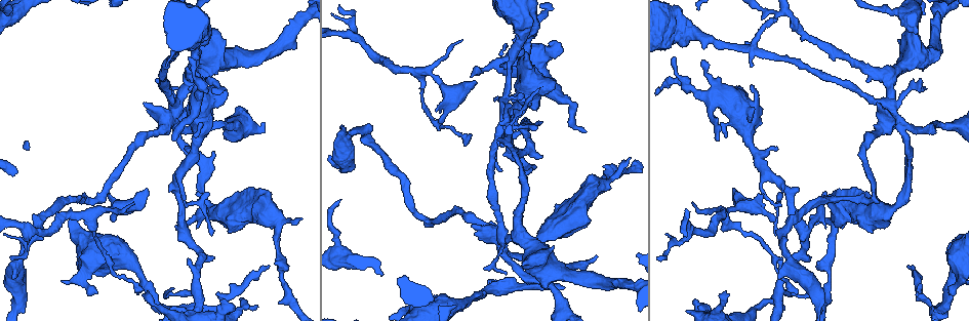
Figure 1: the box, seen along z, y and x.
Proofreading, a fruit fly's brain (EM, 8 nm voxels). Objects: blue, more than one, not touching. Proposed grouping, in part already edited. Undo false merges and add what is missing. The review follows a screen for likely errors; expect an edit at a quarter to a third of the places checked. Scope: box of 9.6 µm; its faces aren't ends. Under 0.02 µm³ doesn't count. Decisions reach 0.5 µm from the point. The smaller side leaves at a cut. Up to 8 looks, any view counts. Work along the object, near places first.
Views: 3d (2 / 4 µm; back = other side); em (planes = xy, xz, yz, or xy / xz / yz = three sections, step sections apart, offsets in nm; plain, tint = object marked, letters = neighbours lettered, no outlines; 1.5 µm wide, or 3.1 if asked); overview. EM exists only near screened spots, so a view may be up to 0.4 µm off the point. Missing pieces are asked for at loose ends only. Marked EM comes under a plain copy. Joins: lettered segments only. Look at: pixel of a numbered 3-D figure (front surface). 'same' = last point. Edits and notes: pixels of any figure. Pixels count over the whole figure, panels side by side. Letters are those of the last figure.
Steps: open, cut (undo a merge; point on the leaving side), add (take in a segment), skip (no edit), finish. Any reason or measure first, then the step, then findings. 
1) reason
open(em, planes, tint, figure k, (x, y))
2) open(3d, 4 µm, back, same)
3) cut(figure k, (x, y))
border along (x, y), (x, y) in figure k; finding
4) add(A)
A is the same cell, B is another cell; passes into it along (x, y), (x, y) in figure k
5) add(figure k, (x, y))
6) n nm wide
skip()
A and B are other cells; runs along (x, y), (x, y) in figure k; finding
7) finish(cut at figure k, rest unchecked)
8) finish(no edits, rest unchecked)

free end
open(em, planes, letters, figure 1, (727, 295))

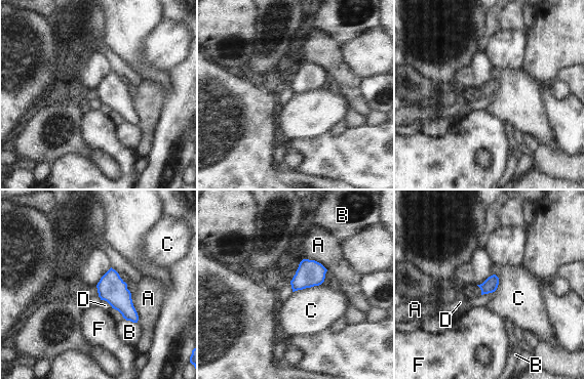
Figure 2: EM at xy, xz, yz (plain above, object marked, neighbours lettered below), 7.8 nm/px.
skip()
A, B, C, D and F are other cells; border along (321, 283), (293, 292) in figure 2; no lettered segment goes on from it

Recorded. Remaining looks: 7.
thin end
open(3d, 2 µm, back, figure 1, (173, 288))

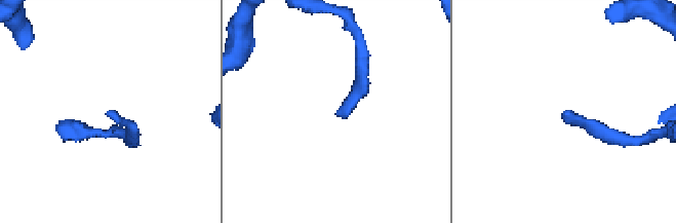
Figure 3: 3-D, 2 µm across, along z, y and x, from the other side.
need the tissue
open(em, planes, letters, figure 3, (105, 113))

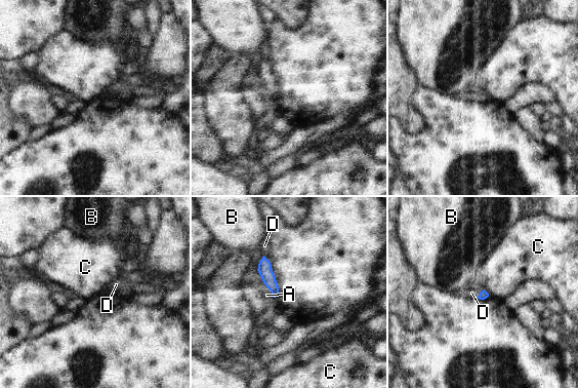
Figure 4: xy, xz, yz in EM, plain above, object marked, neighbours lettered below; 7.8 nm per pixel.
skip()
A, B, C and D are other cells; border along (483, 289), (477, 297) in figure 4; none of them fits

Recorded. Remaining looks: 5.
an open end
open(em, planes, tint, figure 1, (948, 293))

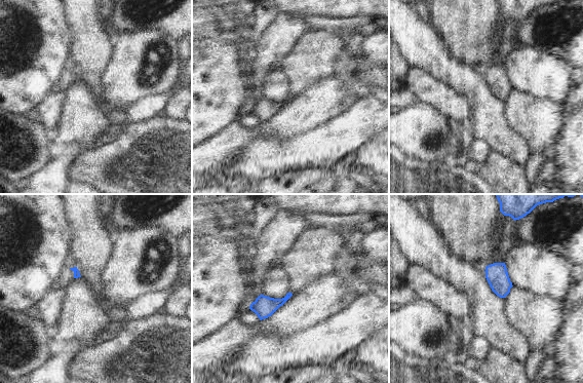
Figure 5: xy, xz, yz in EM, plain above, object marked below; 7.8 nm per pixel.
open(em, planes, letters, same)

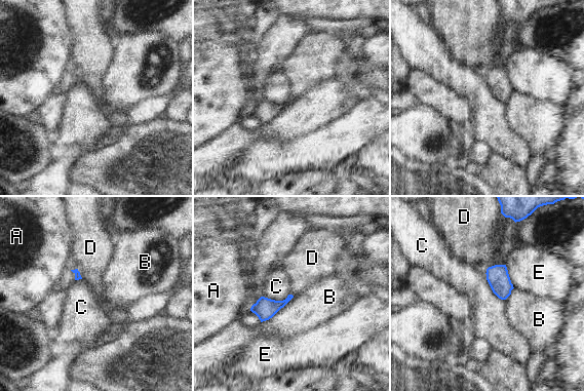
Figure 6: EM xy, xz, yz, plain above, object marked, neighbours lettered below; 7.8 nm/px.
skip()
A, B, C, D and E are other cells; none of them fits

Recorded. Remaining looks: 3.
finish(no edits, rest unchecked)

